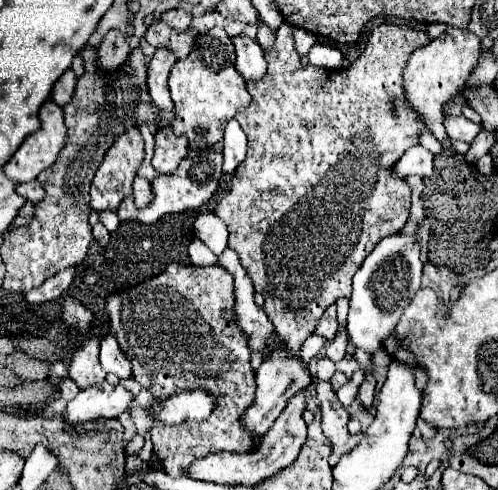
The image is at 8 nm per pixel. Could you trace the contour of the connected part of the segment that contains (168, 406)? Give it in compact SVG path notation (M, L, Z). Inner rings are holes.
M188 391L168 401L152 401L152 417L164 423L204 421L214 409L214 397L206 391Z

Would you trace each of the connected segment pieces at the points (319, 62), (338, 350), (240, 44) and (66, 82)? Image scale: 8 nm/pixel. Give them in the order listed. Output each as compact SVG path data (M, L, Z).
M314 45L308 53L310 65L316 65L318 69L340 69L342 67L342 53L328 45Z
M338 331L336 339L332 343L328 343L328 347L326 347L326 357L332 359L334 363L340 361L346 355L346 339L348 339L346 331Z
M246 35L232 37L232 41L234 41L234 49L236 49L236 71L246 81L256 81L256 79L264 77L266 59L264 59L264 51L258 45L258 41L254 41Z
M70 69L70 71L66 71L66 73L56 81L56 85L54 85L54 89L52 89L52 99L54 99L54 103L60 105L60 107L64 107L64 105L72 99L74 87L76 87L76 75L74 75L74 71Z

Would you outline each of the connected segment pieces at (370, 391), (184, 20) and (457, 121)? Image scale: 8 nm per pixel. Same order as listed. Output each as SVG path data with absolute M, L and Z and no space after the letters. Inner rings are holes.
M366 373L360 389L358 389L358 399L362 401L364 407L370 407L374 401L374 387L376 387L376 379L372 373Z
M170 9L166 13L160 15L162 21L166 21L170 27L174 27L176 31L186 31L190 27L192 15L188 15L184 9Z
M448 115L444 119L444 129L446 129L450 139L462 139L466 143L472 143L472 139L480 131L480 127L476 123L472 123L472 121L468 121L464 115L456 115L456 117Z

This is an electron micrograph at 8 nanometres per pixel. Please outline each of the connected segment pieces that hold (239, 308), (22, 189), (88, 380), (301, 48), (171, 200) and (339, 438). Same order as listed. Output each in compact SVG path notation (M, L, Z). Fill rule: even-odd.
M226 249L218 263L224 265L234 277L236 283L236 319L238 325L244 329L244 333L250 339L252 351L262 349L264 353L270 353L274 347L282 345L282 339L272 331L272 323L264 315L260 307L254 303L254 285L246 273L246 269L240 265L238 255L234 249Z
M34 179L34 181L28 181L28 183L20 183L18 185L18 189L16 189L24 199L28 199L30 203L40 203L42 199L44 199L44 195L46 195L46 191L44 191L44 187Z
M88 337L88 339L84 339L82 347L76 351L76 355L72 359L68 377L78 385L80 391L84 391L96 383L102 383L106 377L106 371L100 365L98 353L100 353L100 343L96 339Z
M293 27L293 37L300 56L307 55L309 49L317 43L316 36L302 28Z
M208 151L202 153L198 157L188 157L184 159L178 169L170 175L158 175L150 187L152 187L152 201L148 207L137 209L131 207L131 196L128 196L120 204L117 214L121 221L140 221L140 223L156 223L162 215L168 213L184 213L184 211L196 211L200 207L204 207L210 197L216 193L218 183L220 183L220 175L222 175L222 153L216 151Z
M314 377L314 385L318 391L318 399L322 401L322 431L332 445L328 463L330 463L330 467L334 467L342 455L350 452L358 444L359 439L348 433L346 426L348 411L338 401L330 383L326 383L326 381L320 383Z

